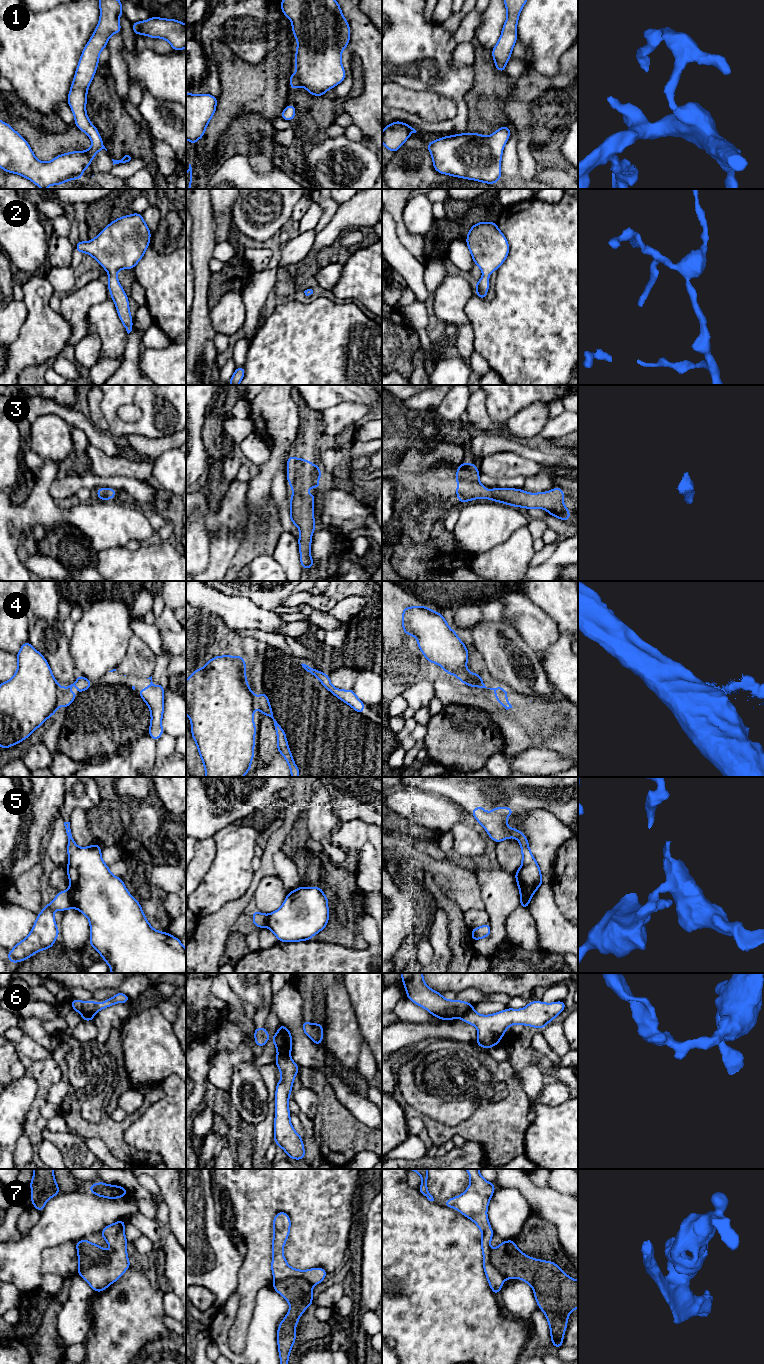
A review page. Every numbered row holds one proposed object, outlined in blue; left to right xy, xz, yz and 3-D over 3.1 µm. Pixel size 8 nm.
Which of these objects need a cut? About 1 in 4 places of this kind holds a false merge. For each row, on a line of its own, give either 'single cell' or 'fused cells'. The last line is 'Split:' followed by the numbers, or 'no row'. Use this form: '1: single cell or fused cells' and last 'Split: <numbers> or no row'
1: single cell
2: single cell
3: single cell
4: fused cells
5: fused cells
6: fused cells
7: fused cells
Split: 4, 5, 6, 7

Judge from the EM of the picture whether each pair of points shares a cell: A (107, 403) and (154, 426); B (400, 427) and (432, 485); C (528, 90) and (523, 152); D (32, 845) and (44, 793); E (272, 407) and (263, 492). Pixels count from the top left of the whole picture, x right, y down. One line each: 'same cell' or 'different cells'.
A: same cell
B: same cell
C: same cell
D: same cell
E: same cell

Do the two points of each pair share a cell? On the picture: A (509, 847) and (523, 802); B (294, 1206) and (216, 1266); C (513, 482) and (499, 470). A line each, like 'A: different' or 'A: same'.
A: different
B: different
C: different

